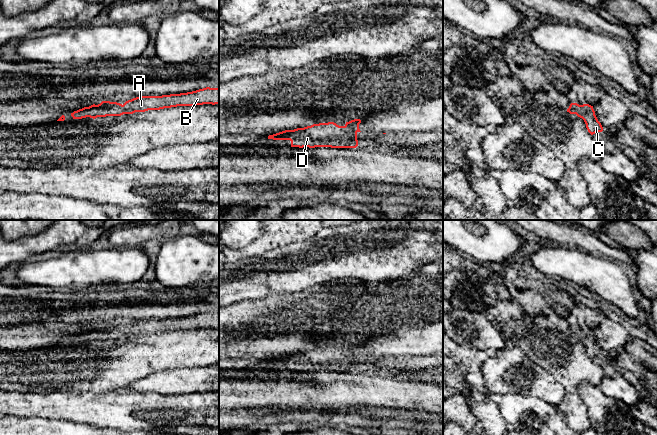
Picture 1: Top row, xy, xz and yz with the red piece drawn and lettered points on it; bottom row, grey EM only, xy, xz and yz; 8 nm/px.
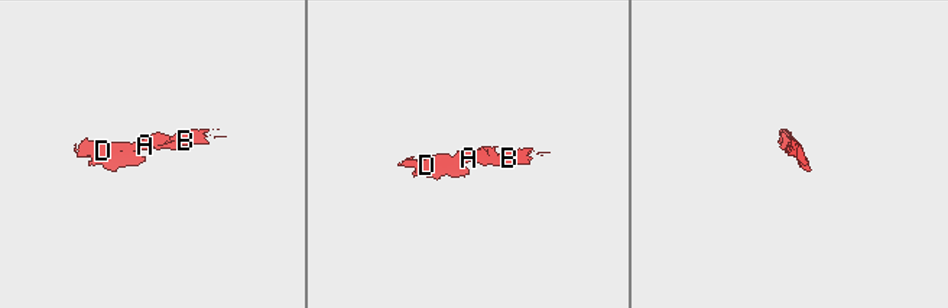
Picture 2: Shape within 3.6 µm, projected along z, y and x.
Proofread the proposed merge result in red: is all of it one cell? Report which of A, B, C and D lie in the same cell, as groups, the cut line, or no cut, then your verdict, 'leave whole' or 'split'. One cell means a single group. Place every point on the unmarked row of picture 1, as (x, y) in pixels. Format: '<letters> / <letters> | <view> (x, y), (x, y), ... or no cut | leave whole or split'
A B C D | no cut | leave whole

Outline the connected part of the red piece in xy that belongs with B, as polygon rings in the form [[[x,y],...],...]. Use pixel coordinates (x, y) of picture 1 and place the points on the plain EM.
[[[206,311],[192,316],[162,320],[141,320],[126,325],[123,329],[117,326],[102,325],[98,329],[84,331],[71,337],[73,343],[86,341],[97,342],[121,340],[148,334],[160,334],[177,330],[195,330],[219,328],[219,312]]]

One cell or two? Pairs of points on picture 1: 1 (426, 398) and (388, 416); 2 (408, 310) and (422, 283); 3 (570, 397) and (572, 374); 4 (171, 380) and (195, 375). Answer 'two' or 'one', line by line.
1: two
2: one
3: two
4: one

